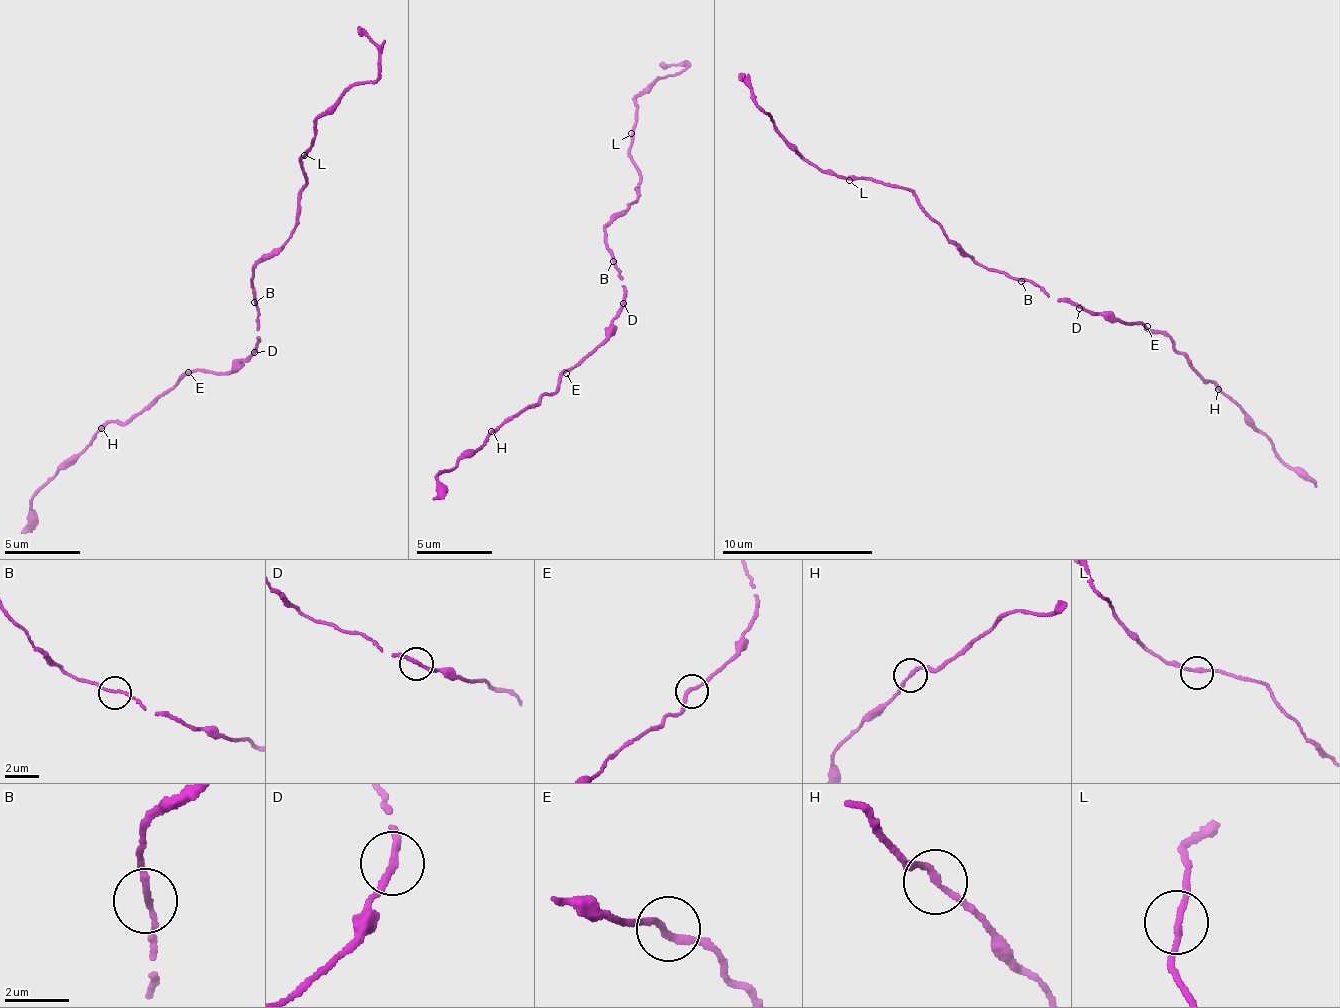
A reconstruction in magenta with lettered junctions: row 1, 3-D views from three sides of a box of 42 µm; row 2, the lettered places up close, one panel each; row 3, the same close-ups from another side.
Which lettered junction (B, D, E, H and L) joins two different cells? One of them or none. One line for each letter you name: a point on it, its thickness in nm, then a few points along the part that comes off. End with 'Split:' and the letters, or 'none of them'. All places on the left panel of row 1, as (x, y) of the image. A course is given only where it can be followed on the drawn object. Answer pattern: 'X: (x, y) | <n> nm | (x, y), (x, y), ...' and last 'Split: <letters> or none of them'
Split: none of them

